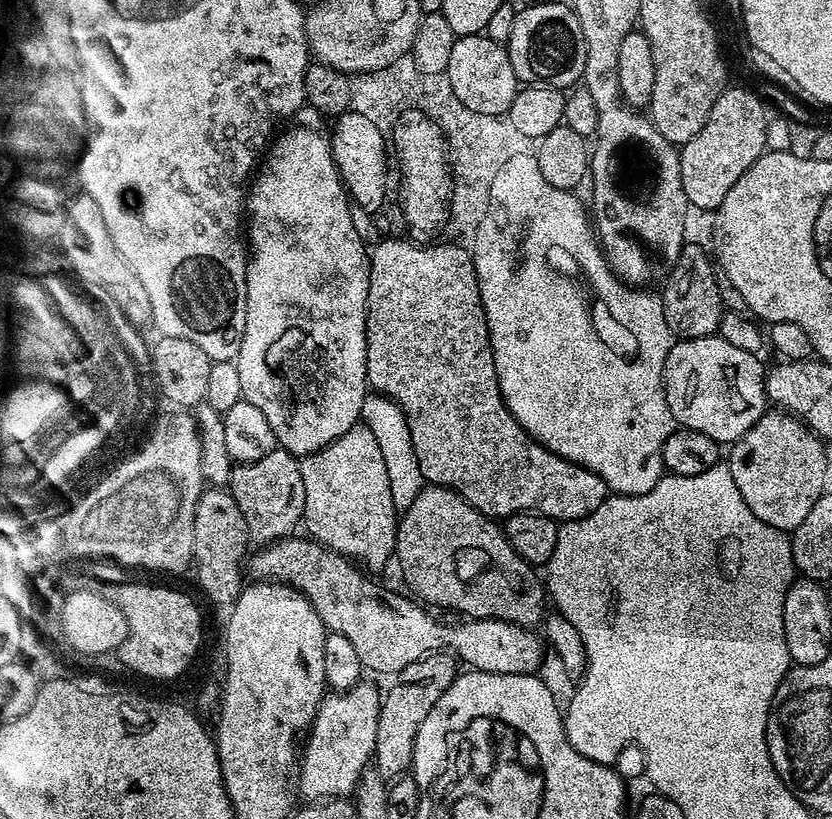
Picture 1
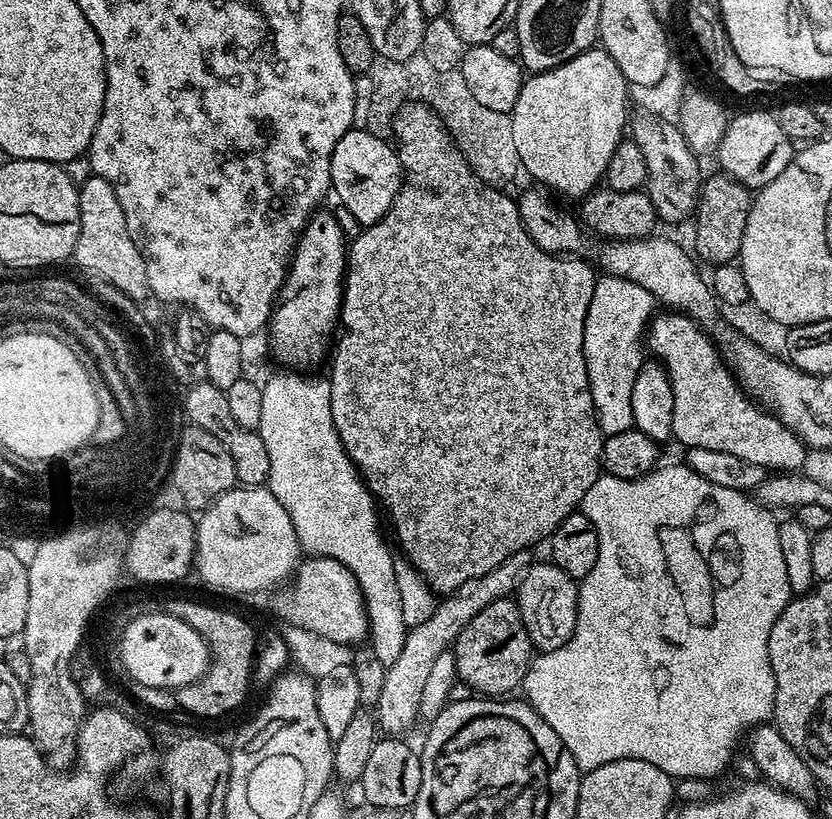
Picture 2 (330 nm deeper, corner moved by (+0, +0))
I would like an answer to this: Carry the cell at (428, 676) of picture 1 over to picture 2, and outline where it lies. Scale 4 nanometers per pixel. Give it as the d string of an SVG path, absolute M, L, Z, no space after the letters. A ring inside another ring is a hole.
M515 599L490 602L486 610L478 610L474 618L460 631L454 645L456 674L459 683L469 684L473 693L484 698L504 698L521 687L524 675L532 665L534 649L530 634L522 622Z

